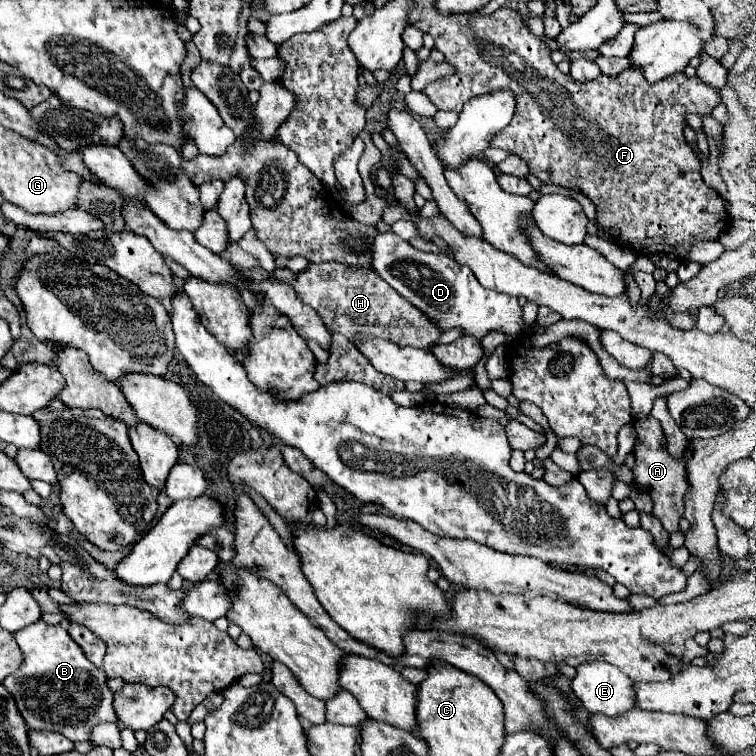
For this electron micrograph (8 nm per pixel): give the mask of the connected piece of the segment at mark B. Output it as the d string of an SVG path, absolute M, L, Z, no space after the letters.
M40 620L36 624L30 624L28 628L22 628L20 632L16 632L14 638L24 652L24 660L22 660L20 668L4 680L4 686L16 698L16 706L32 730L60 732L72 742L88 742L92 738L92 730L96 724L102 724L102 722L118 724L118 716L114 712L114 692L106 684L106 680L108 680L106 672L102 668L94 666L84 656L84 650L70 638L66 628L52 626L52 624L46 624Z

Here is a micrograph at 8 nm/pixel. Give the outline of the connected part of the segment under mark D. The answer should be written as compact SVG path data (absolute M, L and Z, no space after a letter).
M378 234L374 240L372 270L444 330L460 326L466 334L476 338L484 338L490 330L502 330L510 336L516 336L522 330L522 308L518 306L518 300L514 296L484 288L468 266L458 264L444 252L424 252L406 240L400 244L396 236Z

